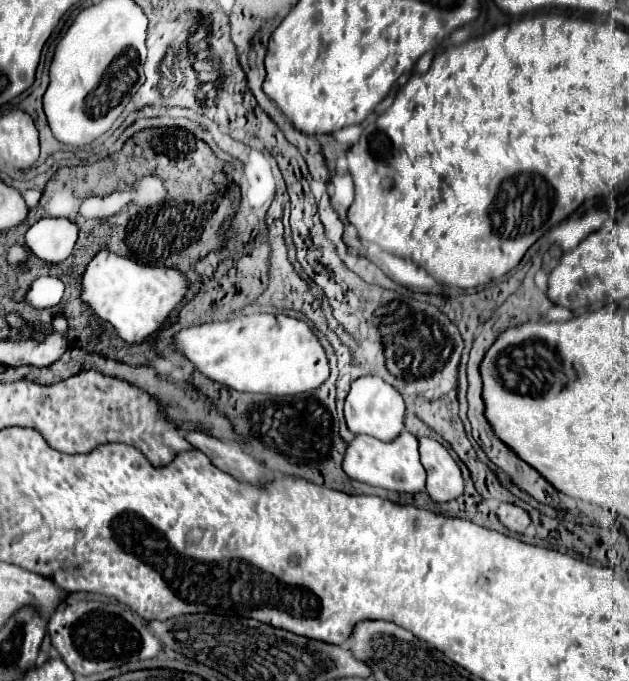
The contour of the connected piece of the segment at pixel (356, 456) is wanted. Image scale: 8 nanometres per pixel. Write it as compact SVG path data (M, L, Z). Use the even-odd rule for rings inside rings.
M402 431L390 442L378 441L368 435L358 435L346 449L344 455L344 471L362 483L399 491L414 493L425 489L426 472L420 462L418 439L410 431ZM402 481L402 485L400 485Z

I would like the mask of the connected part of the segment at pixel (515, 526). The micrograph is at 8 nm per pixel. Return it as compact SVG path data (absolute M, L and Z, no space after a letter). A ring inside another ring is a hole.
M500 503L496 513L498 513L498 519L502 521L502 525L506 525L510 531L516 531L516 533L522 533L530 523L528 513L522 507L512 505L512 503Z

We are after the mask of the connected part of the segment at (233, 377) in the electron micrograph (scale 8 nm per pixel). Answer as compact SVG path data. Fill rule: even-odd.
M246 315L220 323L206 323L180 331L174 337L176 349L182 351L206 377L224 383L244 393L266 393L266 395L300 395L318 389L330 377L330 363L312 329L290 315Z

